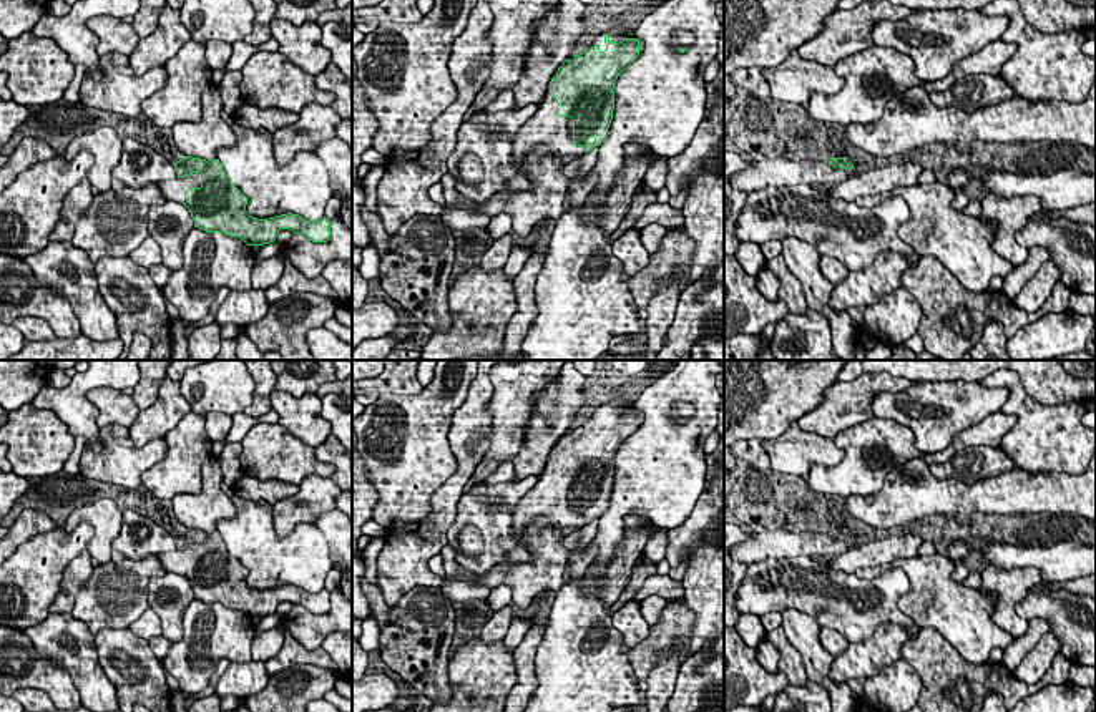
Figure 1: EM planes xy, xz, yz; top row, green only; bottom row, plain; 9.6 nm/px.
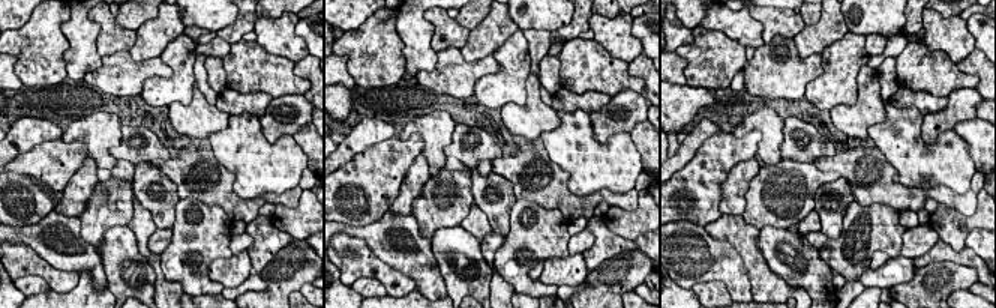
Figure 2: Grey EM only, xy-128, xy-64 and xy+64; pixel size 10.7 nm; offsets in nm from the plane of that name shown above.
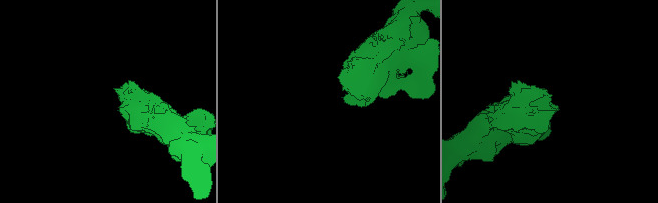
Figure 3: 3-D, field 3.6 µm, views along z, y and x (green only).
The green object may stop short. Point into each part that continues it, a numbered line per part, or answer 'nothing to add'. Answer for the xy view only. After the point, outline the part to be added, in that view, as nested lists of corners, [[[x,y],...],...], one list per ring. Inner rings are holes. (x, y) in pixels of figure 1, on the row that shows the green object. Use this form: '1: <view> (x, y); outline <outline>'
1: xy (173, 190); outline [[[191,173],[186,178],[174,178],[169,181],[159,181],[156,183],[159,191],[163,193],[163,196],[168,201],[174,201],[174,202],[186,202],[188,199],[184,198],[184,193],[189,188],[201,188],[201,173]]]

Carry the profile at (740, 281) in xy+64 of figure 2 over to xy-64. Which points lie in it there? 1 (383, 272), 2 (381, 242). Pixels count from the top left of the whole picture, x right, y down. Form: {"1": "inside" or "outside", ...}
{"1": "inside", "2": "outside"}

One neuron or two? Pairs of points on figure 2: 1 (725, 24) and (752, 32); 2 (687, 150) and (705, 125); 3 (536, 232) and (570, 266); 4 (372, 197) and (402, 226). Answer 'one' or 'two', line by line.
1: one
2: one
3: two
4: two

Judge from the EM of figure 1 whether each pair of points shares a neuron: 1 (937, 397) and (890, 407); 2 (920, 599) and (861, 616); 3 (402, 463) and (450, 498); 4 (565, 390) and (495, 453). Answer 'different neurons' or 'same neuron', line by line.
1: same neuron
2: different neurons
3: different neurons
4: different neurons

